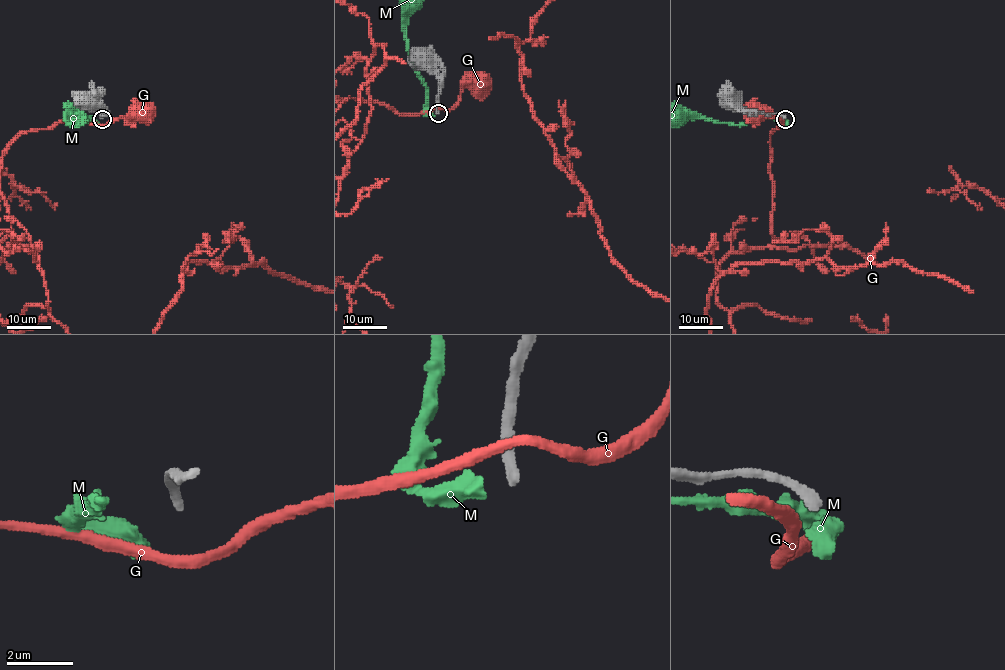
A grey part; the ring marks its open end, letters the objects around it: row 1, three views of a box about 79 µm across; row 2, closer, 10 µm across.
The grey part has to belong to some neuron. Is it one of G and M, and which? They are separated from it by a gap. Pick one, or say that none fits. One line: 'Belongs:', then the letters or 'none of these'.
Belongs: none of these

